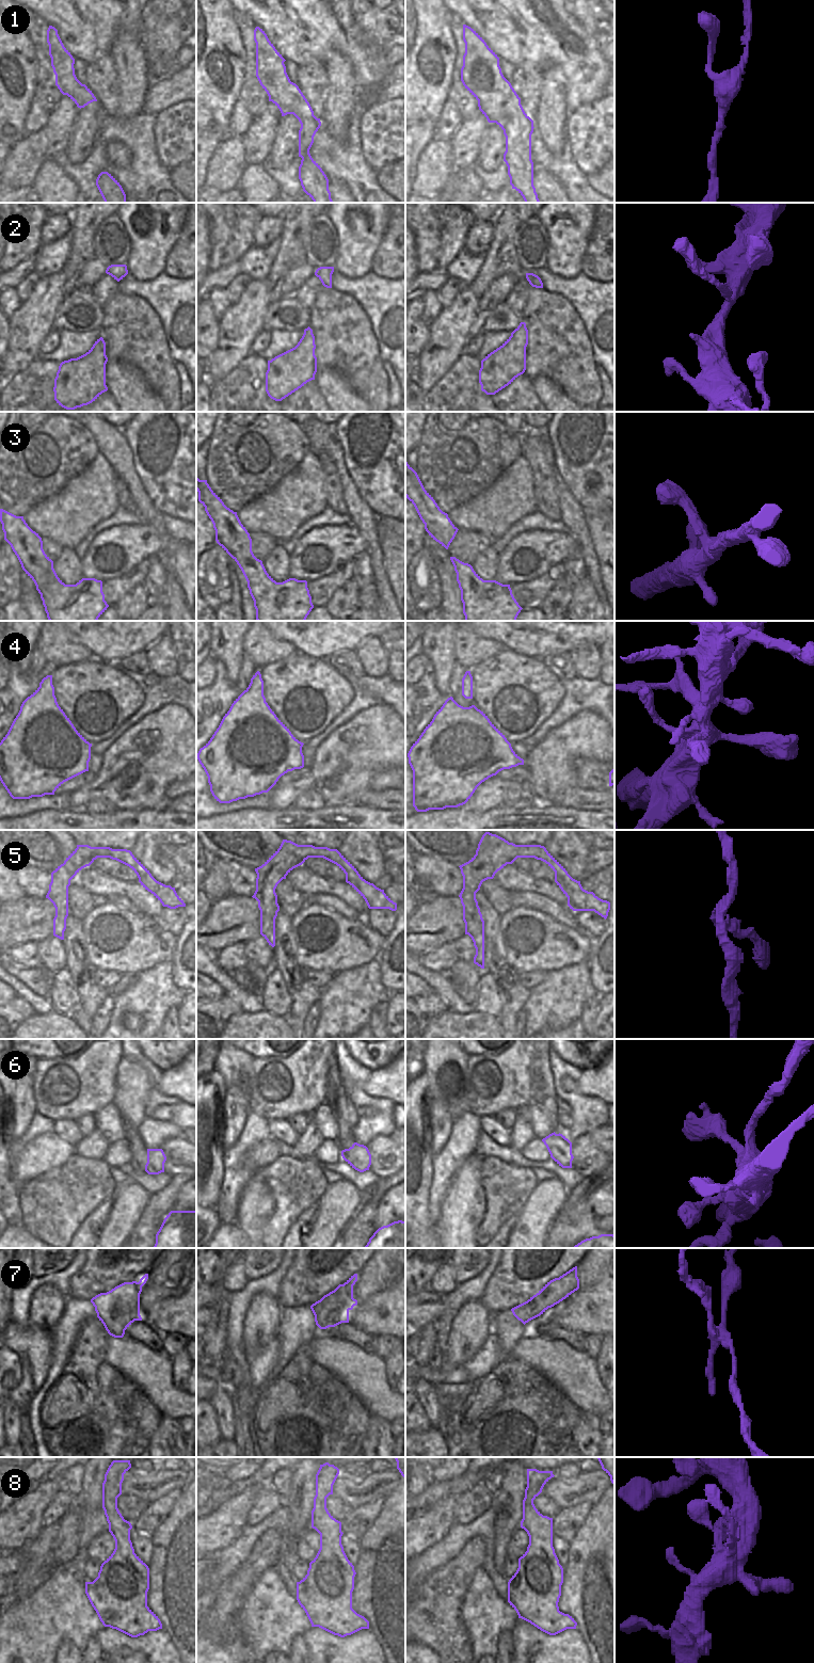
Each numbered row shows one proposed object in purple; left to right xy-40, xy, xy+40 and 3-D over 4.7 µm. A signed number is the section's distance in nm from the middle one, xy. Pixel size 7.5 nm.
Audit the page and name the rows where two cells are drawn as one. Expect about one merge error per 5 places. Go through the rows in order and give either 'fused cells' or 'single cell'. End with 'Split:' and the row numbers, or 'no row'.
1: single cell
2: single cell
3: single cell
4: single cell
5: single cell
6: single cell
7: fused cells
8: single cell
Split: 7

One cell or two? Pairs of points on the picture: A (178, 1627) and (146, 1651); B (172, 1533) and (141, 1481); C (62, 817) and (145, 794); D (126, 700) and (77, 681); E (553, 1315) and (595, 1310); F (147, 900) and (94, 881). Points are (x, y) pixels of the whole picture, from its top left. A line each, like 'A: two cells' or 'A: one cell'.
A: two cells
B: two cells
C: two cells
D: one cell
E: one cell
F: one cell

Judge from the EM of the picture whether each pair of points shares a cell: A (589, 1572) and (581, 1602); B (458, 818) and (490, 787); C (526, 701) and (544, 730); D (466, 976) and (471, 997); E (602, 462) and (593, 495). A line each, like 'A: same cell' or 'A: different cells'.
A: same cell
B: different cells
C: different cells
D: same cell
E: different cells

